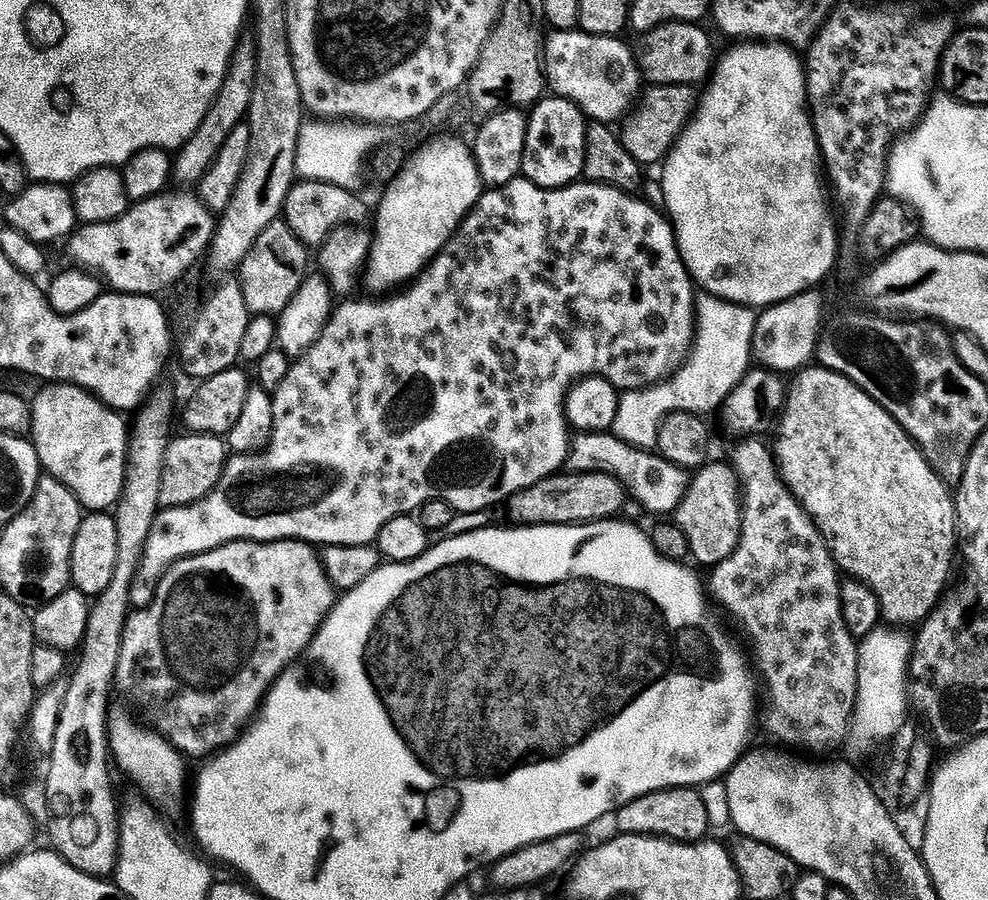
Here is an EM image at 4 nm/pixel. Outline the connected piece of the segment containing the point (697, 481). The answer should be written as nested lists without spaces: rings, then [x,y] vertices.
[[[708,462],[691,477],[688,490],[674,513],[674,519],[693,558],[700,564],[715,566],[730,558],[738,546],[741,511],[742,492],[735,472],[727,463]]]

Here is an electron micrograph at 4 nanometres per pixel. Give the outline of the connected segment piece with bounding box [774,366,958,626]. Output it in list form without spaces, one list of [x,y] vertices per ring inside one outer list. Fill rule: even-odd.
[[[809,366],[795,377],[796,385],[787,389],[787,400],[784,404],[782,415],[778,420],[780,433],[776,436],[774,443],[774,459],[776,469],[780,472],[780,477],[794,494],[794,498],[801,506],[808,511],[809,516],[816,522],[816,528],[824,538],[828,550],[832,554],[832,559],[841,573],[849,572],[853,581],[859,582],[869,589],[875,596],[883,619],[892,626],[906,626],[902,624],[919,625],[927,620],[934,609],[941,603],[945,595],[944,587],[948,584],[948,579],[952,576],[952,559],[955,561],[958,556],[958,545],[956,543],[956,502],[953,493],[947,484],[936,476],[931,466],[924,458],[924,454],[919,448],[913,446],[903,435],[895,436],[874,413],[868,408],[860,405],[861,397],[857,389],[847,378],[841,376],[836,370],[829,368],[816,368]]]

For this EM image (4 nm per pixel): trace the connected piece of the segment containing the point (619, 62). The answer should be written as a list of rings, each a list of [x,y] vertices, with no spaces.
[[[579,30],[549,31],[542,44],[547,91],[557,100],[569,100],[589,121],[615,125],[615,120],[633,111],[642,85],[637,57],[628,53],[622,41],[610,36],[589,36]]]

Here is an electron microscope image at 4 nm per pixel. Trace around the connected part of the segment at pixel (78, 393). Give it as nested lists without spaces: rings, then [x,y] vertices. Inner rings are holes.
[[[52,382],[41,388],[36,400],[31,401],[30,437],[41,469],[62,482],[85,509],[102,513],[115,509],[124,495],[124,475],[129,465],[130,432],[125,417],[74,384]]]

